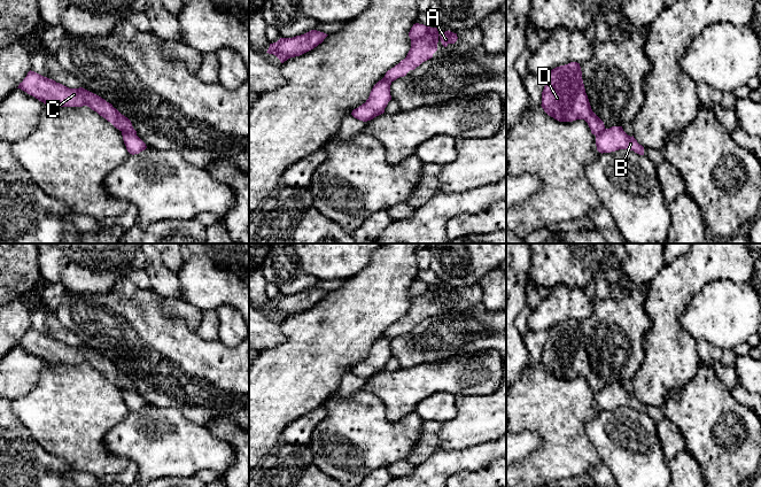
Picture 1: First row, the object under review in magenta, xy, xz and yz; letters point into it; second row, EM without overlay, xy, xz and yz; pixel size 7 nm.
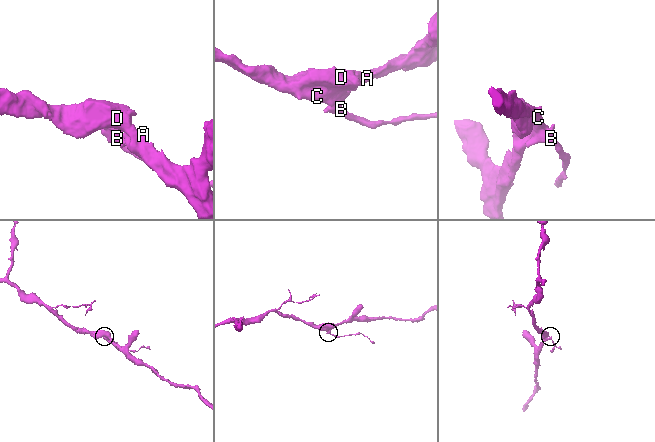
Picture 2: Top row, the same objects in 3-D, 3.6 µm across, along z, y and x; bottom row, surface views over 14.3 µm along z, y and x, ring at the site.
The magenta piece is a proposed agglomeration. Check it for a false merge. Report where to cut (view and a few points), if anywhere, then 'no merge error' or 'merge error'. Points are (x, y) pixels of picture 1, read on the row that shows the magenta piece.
cut xy (122, 131), (136, 134); merge error

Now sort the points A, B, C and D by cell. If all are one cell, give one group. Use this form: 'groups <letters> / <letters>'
groups A C D / B

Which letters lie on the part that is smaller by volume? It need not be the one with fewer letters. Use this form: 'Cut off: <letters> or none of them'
Cut off: B

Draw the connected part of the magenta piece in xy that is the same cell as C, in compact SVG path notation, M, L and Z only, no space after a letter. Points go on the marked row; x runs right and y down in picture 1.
M30 70L17 88L34 96L48 107L87 106L119 131L137 134L127 117L122 115L111 103L83 87L69 88Z

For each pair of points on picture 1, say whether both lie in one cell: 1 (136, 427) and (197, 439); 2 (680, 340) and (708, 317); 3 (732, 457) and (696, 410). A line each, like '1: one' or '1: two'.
1: one
2: two
3: one

